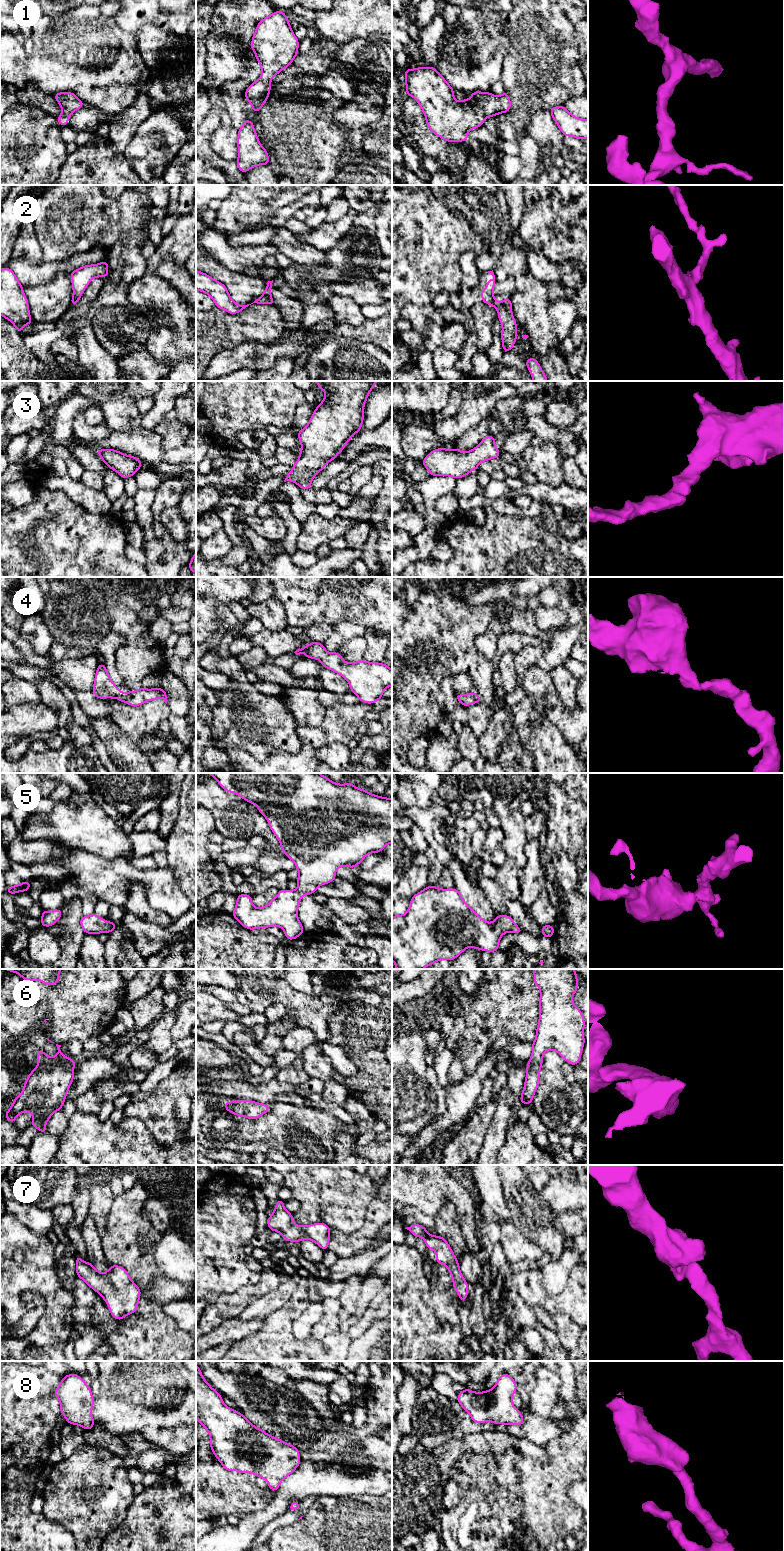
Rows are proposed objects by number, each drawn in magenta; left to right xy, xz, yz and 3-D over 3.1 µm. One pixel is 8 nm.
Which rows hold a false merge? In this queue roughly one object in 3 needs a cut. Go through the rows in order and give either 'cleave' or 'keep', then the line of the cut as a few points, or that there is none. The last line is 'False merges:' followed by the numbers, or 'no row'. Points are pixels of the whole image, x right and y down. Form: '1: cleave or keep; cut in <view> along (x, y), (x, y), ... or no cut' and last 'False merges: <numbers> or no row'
1: keep; no cut
2: cleave; cut in yz along (493, 299), (491, 305)
3: keep; no cut
4: keep; no cut
5: keep; no cut
6: keep; no cut
7: keep; no cut
8: keep; no cut
False merges: 2

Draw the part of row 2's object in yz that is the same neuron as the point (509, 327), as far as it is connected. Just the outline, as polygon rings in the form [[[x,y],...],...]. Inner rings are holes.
[[[504,298],[500,304],[497,299],[493,299],[492,306],[498,311],[498,319],[502,325],[501,339],[504,352],[512,351],[517,340],[517,324],[512,314],[512,303],[510,298]]]

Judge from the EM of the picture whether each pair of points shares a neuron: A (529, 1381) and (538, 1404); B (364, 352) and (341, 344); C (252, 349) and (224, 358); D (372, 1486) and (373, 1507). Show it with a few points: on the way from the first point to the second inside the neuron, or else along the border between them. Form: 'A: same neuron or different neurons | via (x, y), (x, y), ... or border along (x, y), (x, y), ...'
A: different neurons | border along (534, 1373), (535, 1384), (529, 1402), (522, 1408)
B: same neuron | via (358, 352), (349, 352), (347, 350)
C: same neuron | via (245, 355), (231, 358)
D: different neurons | border along (369, 1494), (381, 1495)

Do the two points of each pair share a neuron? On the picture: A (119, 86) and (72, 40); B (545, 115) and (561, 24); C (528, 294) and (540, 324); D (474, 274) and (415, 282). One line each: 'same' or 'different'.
A: same
B: different
C: same
D: different

